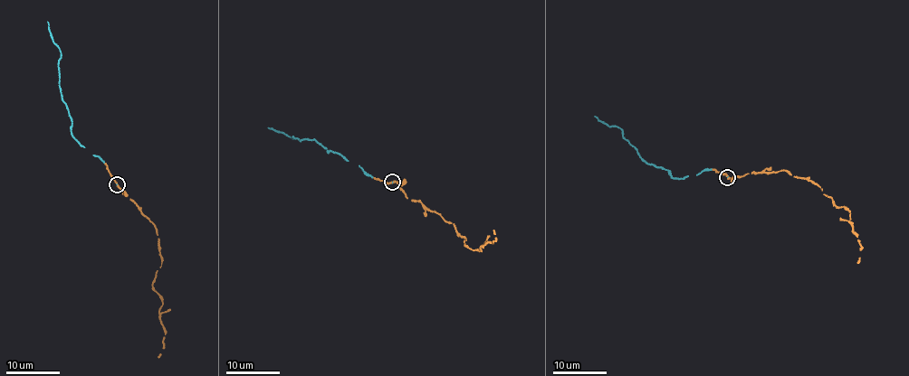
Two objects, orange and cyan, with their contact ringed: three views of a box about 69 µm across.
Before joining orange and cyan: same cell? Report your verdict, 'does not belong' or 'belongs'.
belongs

